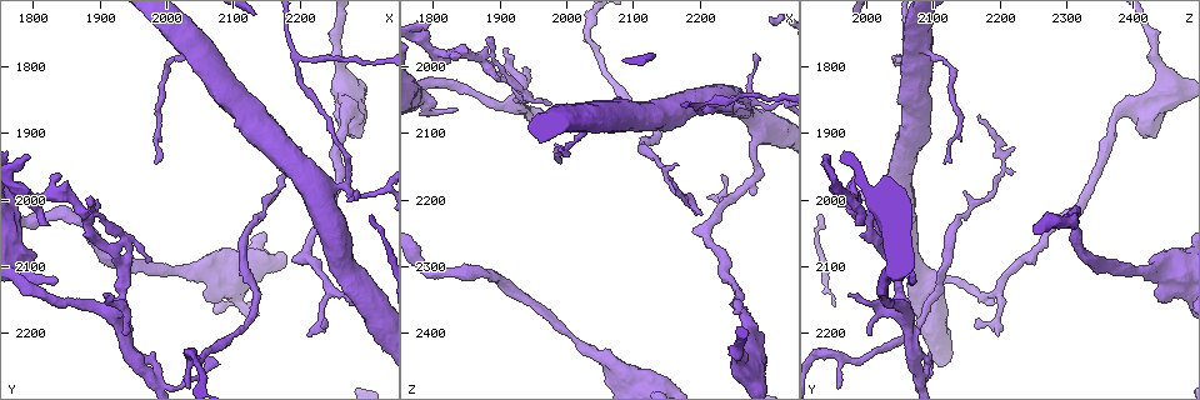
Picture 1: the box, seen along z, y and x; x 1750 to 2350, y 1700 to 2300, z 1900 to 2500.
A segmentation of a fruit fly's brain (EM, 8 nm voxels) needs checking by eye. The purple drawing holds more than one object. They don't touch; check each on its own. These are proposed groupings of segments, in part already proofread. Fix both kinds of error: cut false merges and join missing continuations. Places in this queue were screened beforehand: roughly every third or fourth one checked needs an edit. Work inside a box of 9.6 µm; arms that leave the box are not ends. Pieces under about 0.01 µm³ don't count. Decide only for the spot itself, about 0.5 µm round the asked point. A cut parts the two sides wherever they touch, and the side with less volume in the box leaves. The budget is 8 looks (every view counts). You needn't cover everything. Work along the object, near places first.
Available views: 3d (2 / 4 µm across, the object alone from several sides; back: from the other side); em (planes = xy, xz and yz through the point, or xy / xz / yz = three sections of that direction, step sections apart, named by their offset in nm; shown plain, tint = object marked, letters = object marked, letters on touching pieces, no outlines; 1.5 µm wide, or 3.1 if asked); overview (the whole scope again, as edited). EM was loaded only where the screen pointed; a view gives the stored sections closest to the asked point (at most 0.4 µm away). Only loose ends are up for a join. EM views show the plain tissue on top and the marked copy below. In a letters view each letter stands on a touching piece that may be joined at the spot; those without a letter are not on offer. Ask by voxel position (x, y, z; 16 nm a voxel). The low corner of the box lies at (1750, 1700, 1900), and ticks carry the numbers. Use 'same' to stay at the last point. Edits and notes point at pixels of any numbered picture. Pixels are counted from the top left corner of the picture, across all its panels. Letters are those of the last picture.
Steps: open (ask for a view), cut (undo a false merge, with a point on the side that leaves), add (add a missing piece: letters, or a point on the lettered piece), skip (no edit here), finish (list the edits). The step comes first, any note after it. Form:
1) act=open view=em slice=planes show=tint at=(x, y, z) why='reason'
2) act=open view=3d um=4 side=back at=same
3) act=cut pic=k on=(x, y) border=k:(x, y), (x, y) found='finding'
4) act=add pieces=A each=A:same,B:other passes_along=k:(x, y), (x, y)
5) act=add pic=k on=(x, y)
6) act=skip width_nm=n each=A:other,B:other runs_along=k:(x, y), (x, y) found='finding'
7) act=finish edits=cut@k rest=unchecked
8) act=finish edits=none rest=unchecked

act=open view=3d um=4 at=(2285, 2140, 2160) why='sharp bend'

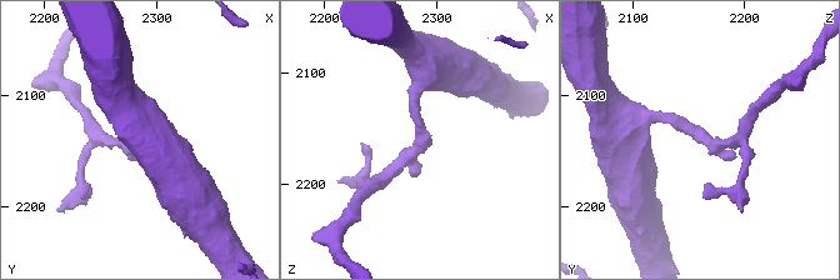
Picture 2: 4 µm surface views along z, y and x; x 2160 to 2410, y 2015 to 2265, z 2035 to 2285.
act=open view=em slice=xy step=8 show=letters at=(2286, 2136, 2160) arm_widths_nm=200,220 why='need the tissue'

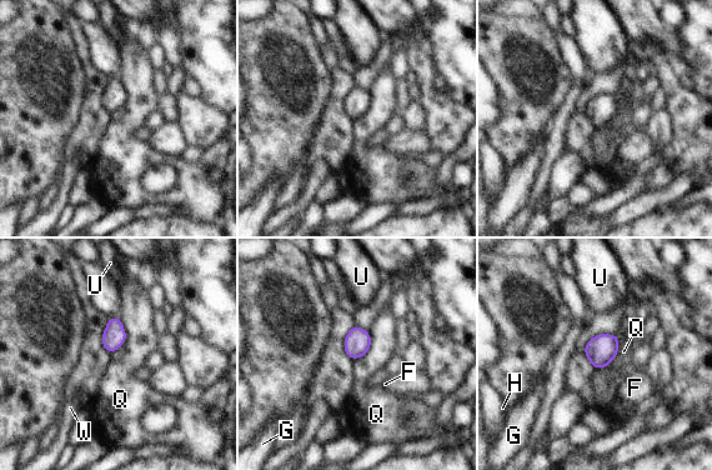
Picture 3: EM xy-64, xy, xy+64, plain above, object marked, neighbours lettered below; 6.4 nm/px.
act=open view=em slice=planes show=letters at=same

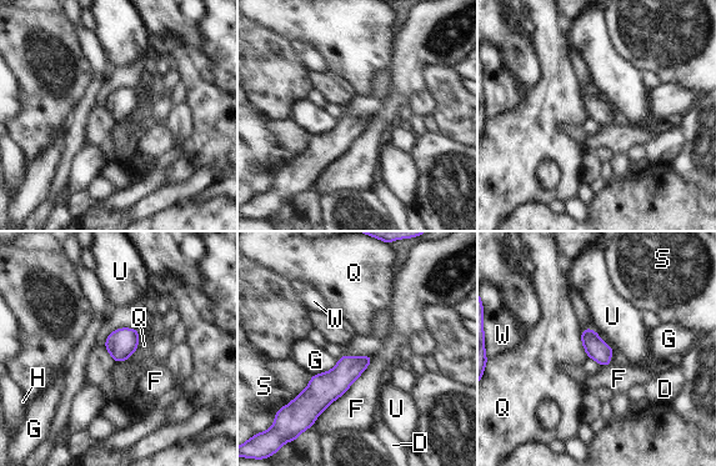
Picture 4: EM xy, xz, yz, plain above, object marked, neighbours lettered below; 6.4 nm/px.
act=skip each=D:other,F:other,G:other,H:other,Q:other,S:other,U:other,W:other border=4:(338, 360), (331, 369), (313, 376) found='all the same cell'

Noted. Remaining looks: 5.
act=open view=3d um=2 at=(2080, 2250, 2095) why='an open end'

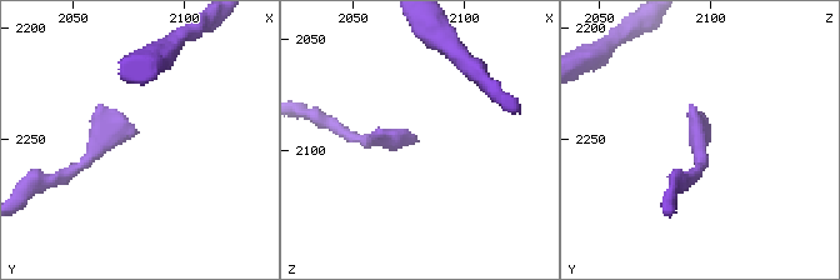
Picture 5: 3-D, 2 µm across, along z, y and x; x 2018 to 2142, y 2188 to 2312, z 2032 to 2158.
act=open view=em slice=xy step=8 show=tint at=(2078, 2247, 2097)

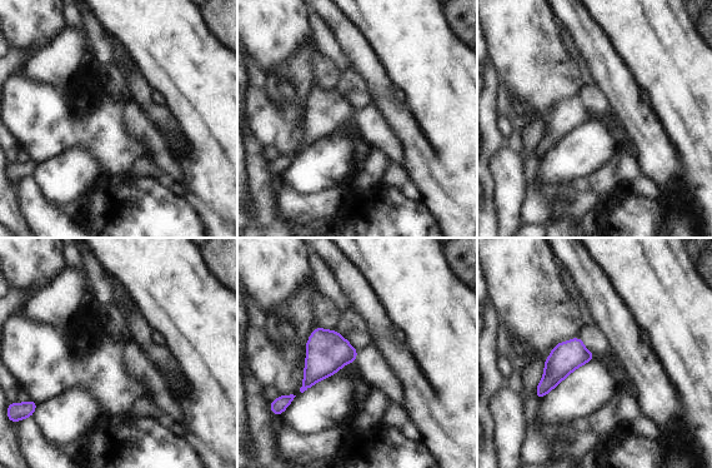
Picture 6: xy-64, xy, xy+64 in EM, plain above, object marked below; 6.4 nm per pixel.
act=open view=em slice=planes show=letters at=same

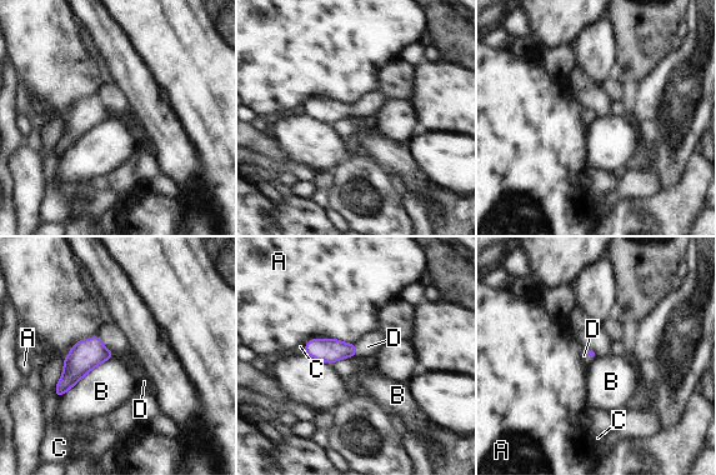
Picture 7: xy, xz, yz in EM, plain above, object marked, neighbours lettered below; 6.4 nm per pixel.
act=add pieces=D longest_contact=B:440nm each=A:other,B:other,C:other,D:same found='the cell continues'

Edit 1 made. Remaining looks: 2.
act=finish edits=add@7 rest=unchecked

